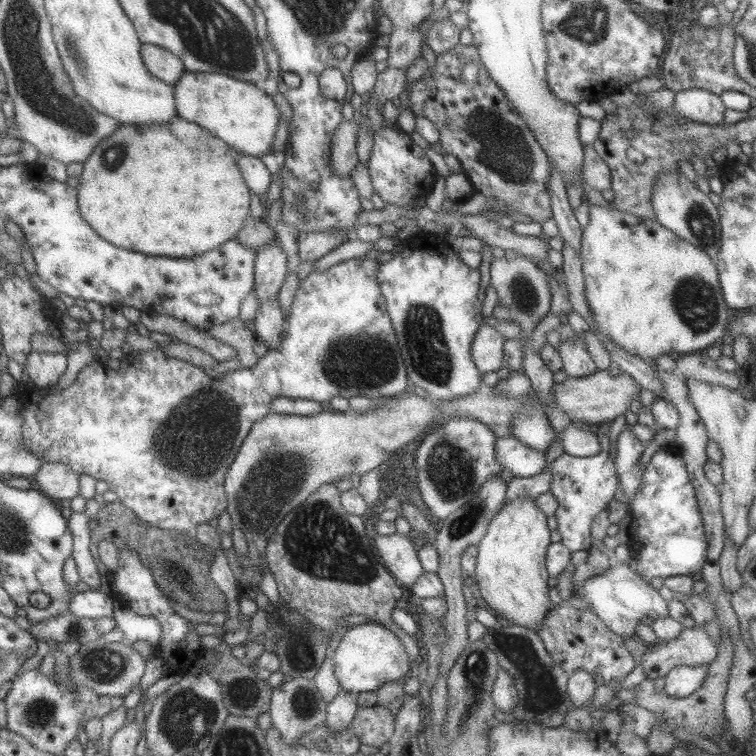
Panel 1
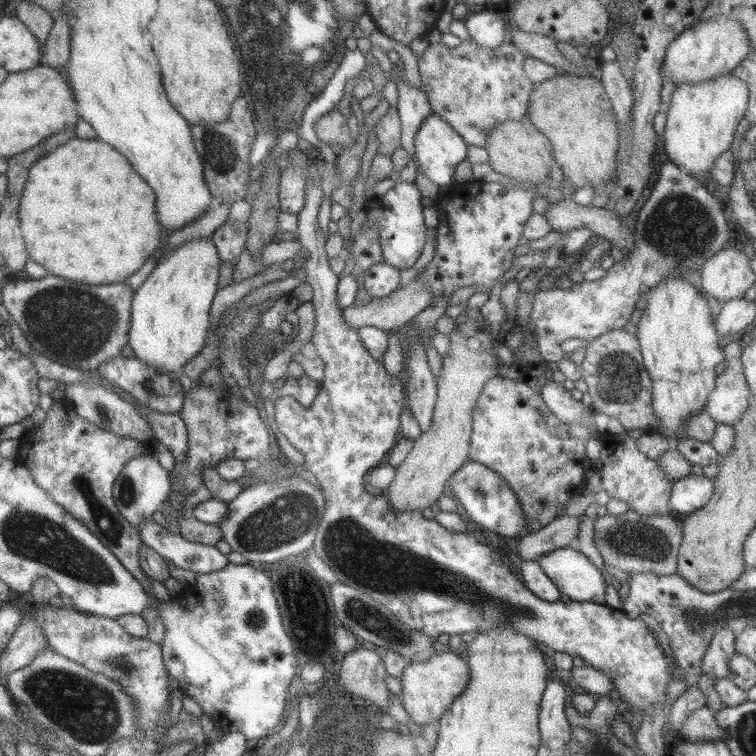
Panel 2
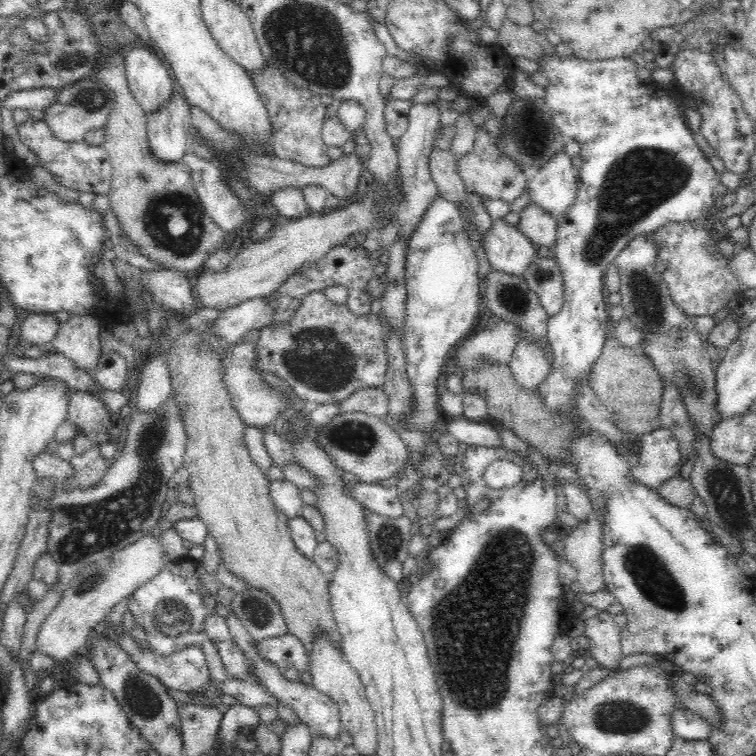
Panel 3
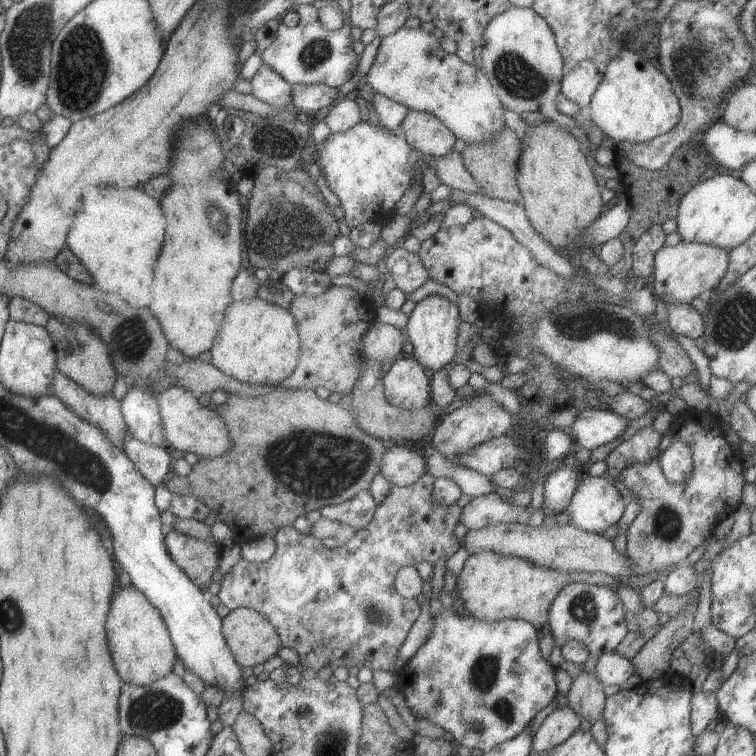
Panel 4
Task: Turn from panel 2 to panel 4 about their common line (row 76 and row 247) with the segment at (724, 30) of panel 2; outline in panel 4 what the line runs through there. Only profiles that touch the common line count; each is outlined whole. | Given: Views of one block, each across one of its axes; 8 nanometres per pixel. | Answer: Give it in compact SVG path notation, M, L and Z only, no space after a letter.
M679 241L674 246L662 246L654 256L653 288L663 303L689 305L695 297L705 297L725 276L728 267L728 252L725 249L699 243Z

